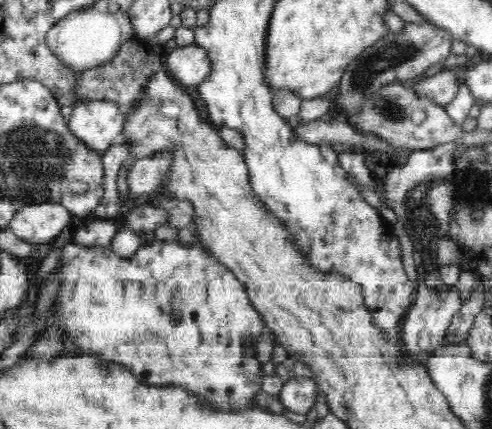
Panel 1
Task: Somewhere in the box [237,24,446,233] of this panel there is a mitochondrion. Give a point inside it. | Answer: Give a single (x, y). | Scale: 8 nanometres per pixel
(386, 57)

